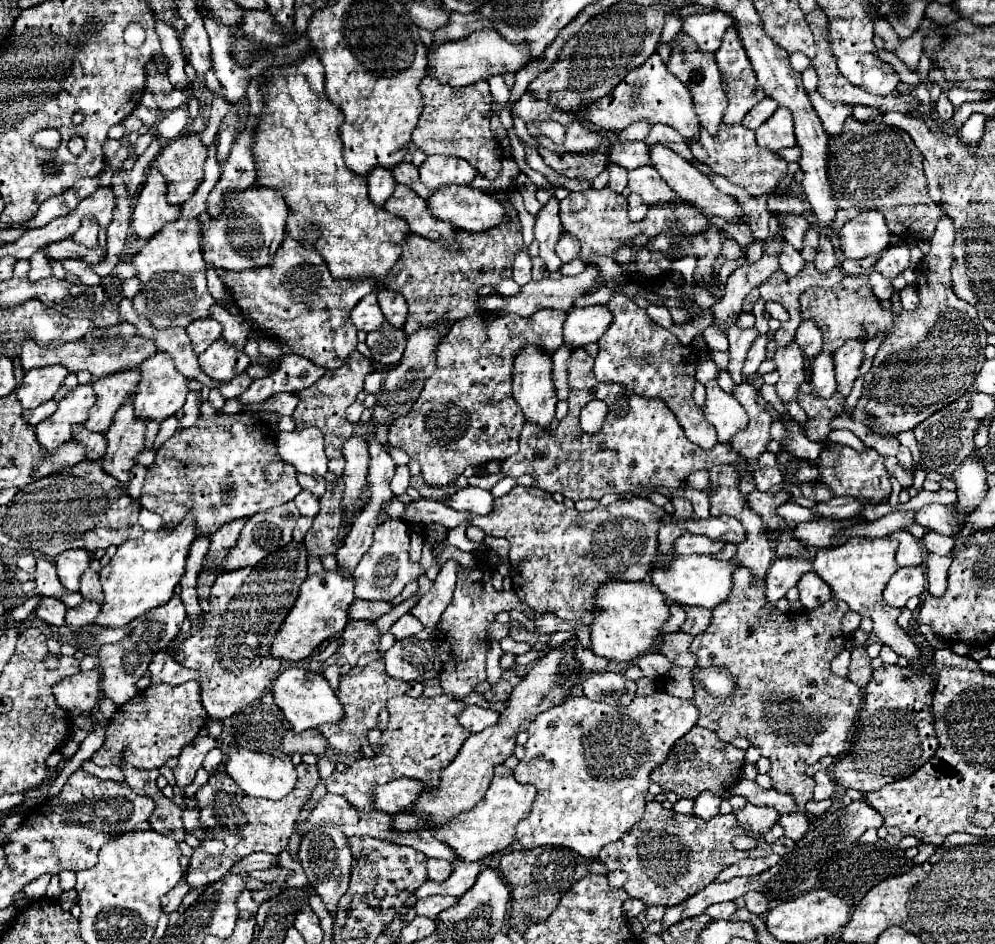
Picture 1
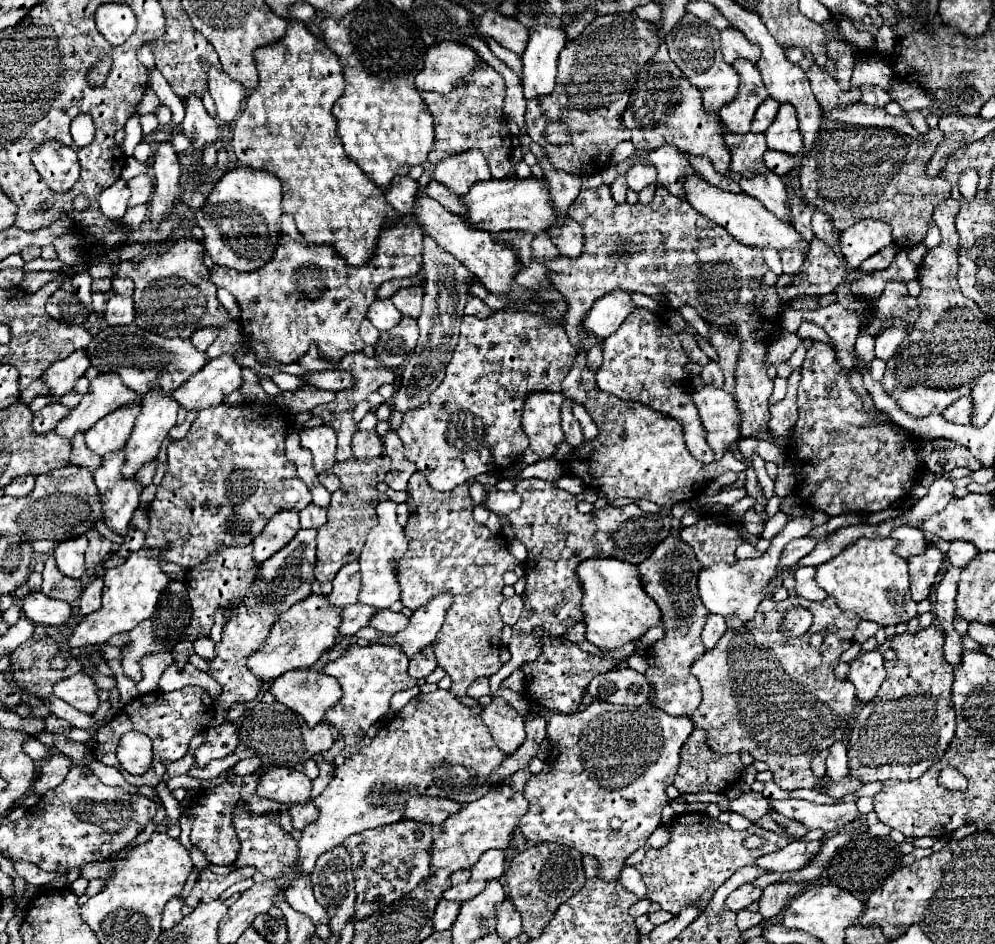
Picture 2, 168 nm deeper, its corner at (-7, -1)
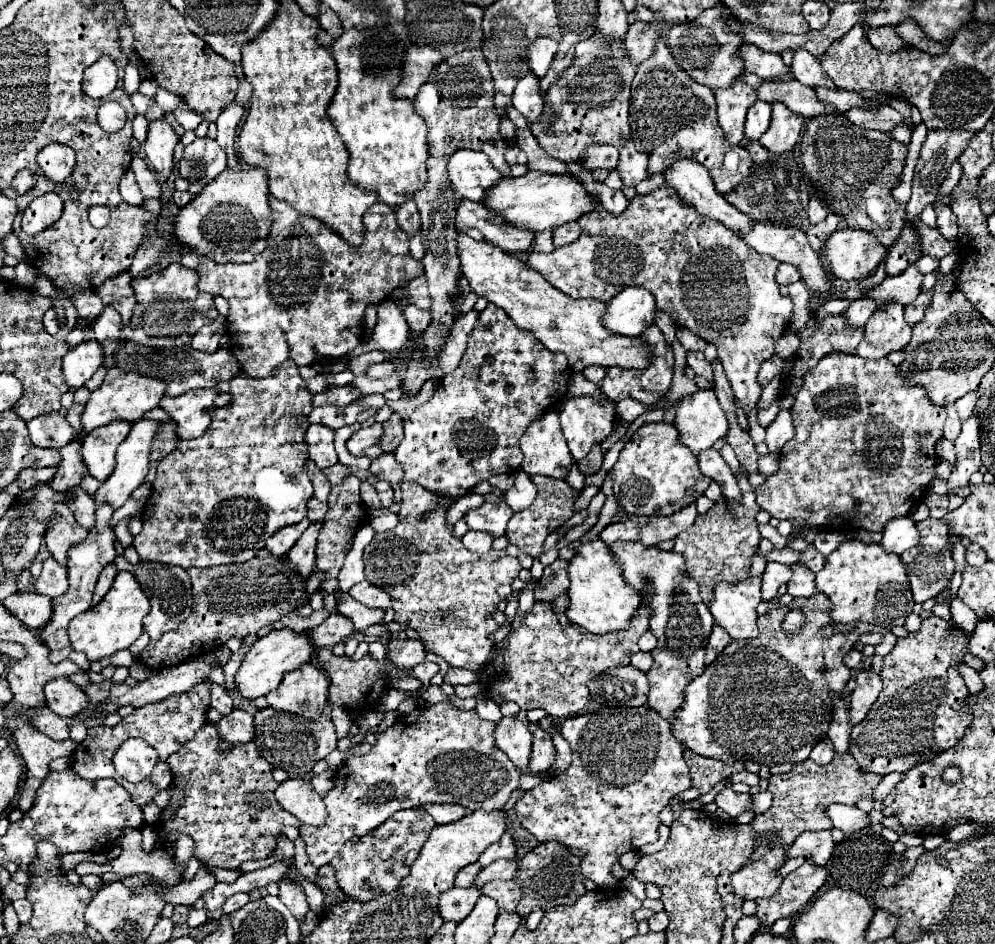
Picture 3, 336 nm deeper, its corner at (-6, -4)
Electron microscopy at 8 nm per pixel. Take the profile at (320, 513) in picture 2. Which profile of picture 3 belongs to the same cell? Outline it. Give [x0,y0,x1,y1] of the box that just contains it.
[307,498,327,522]

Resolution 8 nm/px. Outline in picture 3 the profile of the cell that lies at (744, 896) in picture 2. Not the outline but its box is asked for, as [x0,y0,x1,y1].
[731,754,881,900]

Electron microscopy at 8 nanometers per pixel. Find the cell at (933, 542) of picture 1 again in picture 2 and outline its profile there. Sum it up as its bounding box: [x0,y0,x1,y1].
[946,541,978,569]

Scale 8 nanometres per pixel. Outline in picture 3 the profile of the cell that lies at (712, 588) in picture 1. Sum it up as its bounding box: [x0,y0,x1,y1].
[709,576,763,640]

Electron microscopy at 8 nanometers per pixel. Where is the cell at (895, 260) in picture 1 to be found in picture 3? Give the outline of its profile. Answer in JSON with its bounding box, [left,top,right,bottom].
[857,302,913,358]

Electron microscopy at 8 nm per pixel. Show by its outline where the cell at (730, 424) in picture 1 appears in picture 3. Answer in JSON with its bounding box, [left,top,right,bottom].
[675,390,729,454]

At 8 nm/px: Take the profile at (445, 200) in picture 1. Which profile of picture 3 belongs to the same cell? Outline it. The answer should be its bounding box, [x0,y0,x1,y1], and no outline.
[485,170,597,232]

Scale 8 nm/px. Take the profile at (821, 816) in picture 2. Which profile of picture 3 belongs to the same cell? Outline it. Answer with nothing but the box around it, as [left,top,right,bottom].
[827,804,869,834]

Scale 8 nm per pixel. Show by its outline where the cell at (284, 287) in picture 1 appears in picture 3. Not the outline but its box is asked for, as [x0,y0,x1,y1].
[197,198,423,378]

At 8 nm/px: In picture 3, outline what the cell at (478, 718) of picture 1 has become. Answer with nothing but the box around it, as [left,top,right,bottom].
[495,710,531,772]

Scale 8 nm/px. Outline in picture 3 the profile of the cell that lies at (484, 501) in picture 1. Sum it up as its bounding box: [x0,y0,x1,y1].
[505,472,535,512]

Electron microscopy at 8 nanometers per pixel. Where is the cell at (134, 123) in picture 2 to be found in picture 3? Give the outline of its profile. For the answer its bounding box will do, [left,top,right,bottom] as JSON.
[133,116,149,144]

